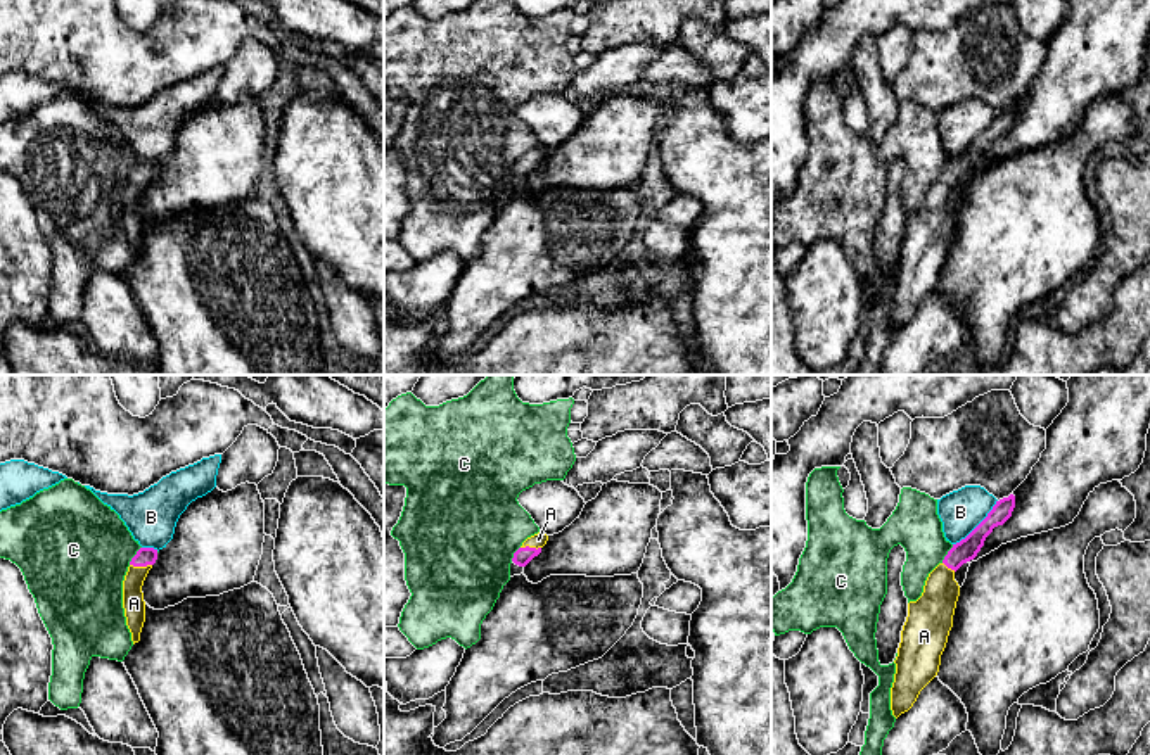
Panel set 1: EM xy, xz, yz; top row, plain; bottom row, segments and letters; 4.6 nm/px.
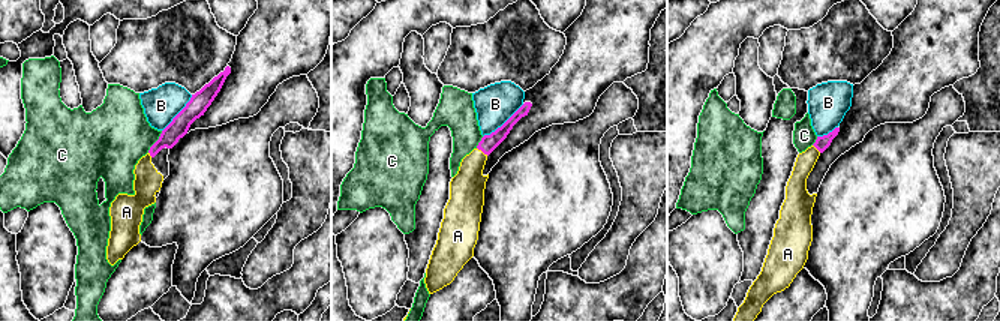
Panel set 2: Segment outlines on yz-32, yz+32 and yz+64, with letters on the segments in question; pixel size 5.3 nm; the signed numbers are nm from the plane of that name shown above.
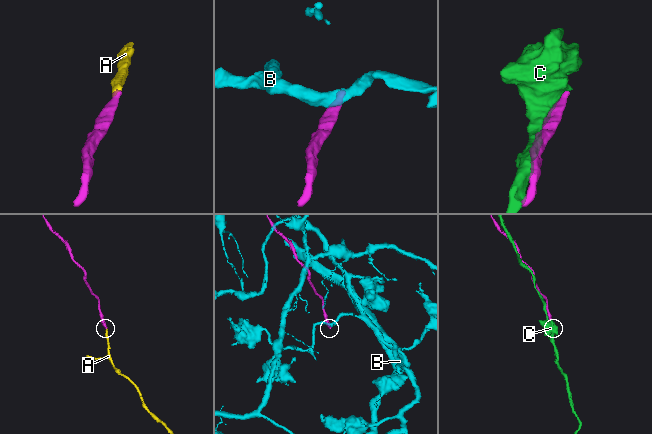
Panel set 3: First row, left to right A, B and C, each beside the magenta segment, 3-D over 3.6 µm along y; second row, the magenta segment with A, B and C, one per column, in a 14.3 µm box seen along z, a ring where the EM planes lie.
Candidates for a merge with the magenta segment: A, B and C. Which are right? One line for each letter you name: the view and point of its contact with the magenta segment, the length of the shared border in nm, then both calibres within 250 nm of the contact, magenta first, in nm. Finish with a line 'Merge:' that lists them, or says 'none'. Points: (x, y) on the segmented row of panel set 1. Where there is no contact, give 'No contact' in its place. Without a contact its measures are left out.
A: Touches magenta at xy (140, 565). Shared border 100 nm. Thickness 90 nm (magenta) against 100 nm
Merge: A

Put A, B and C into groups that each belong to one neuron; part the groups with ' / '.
A / B / C

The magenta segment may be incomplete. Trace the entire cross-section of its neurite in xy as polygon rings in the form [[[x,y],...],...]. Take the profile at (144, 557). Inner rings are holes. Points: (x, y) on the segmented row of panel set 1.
[[[140,548],[131,558],[123,581],[123,608],[133,644],[140,641],[140,632],[145,622],[145,601],[142,586],[156,560],[157,549]]]

